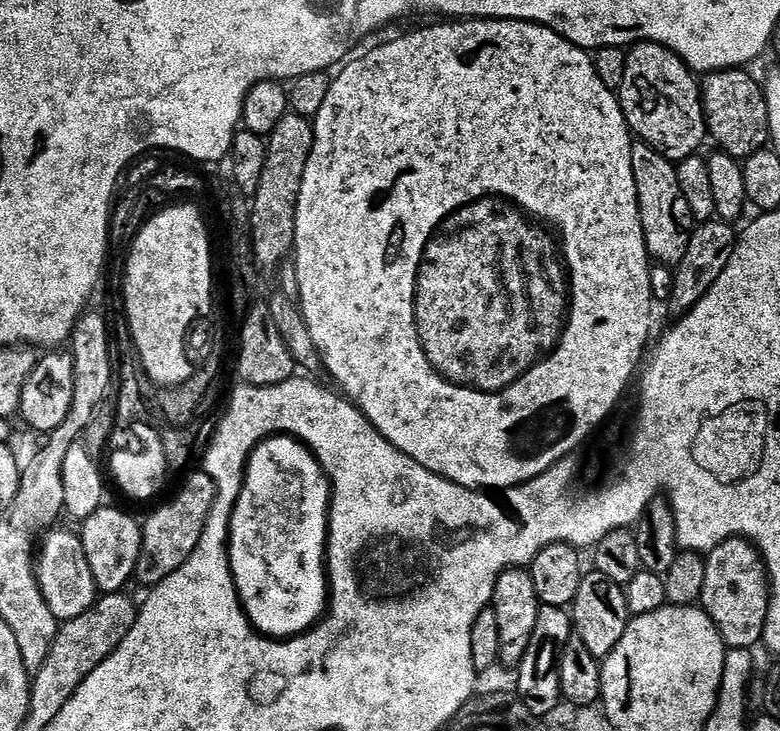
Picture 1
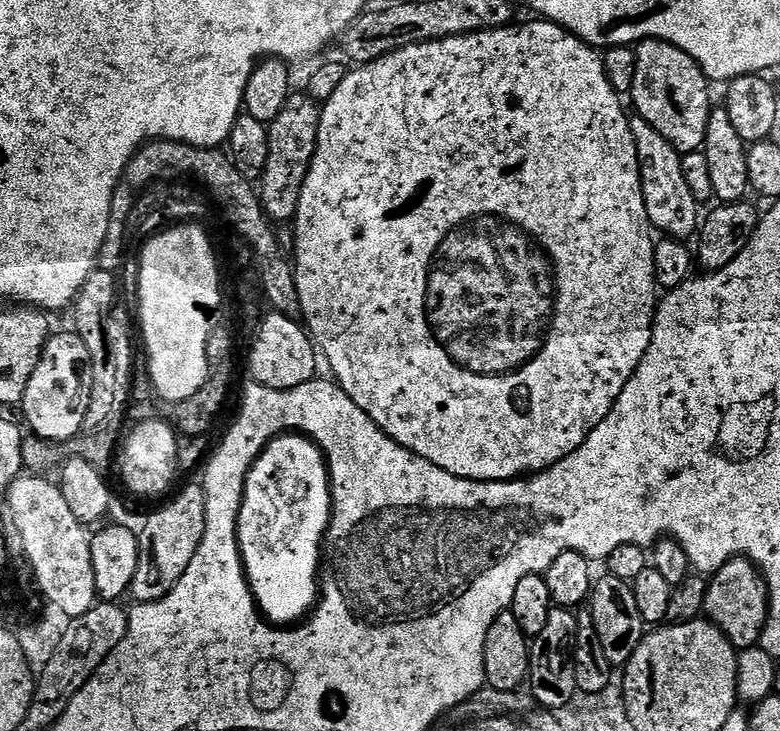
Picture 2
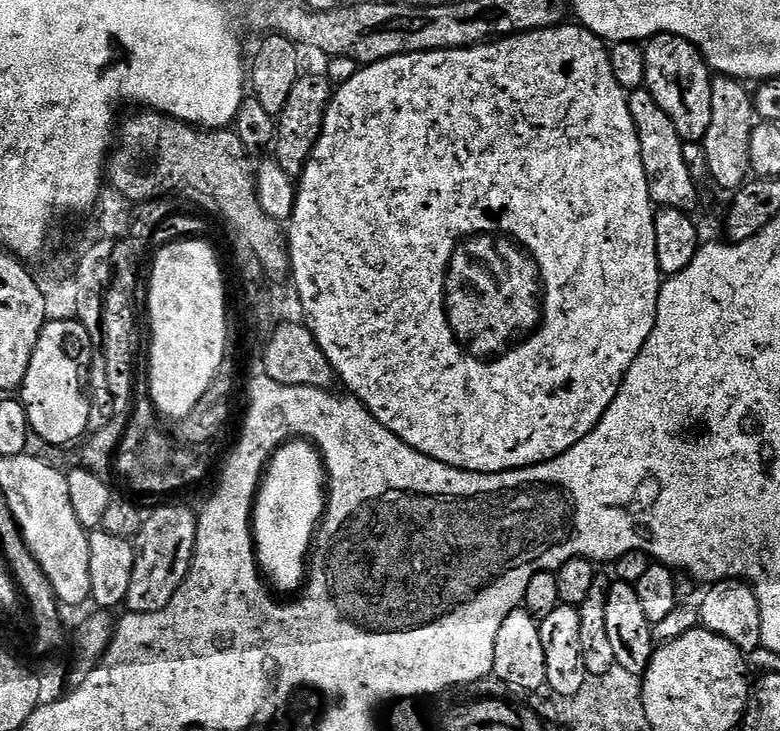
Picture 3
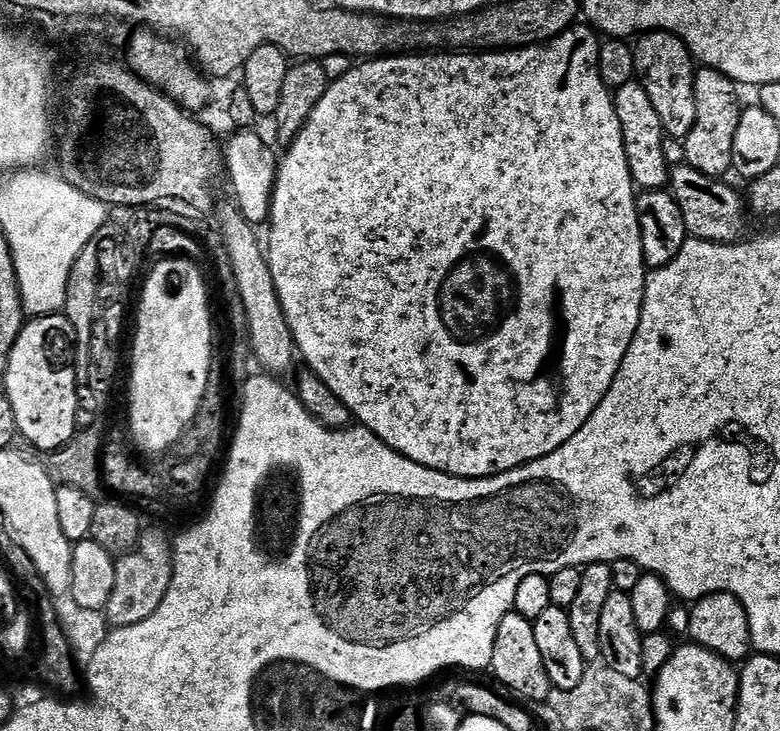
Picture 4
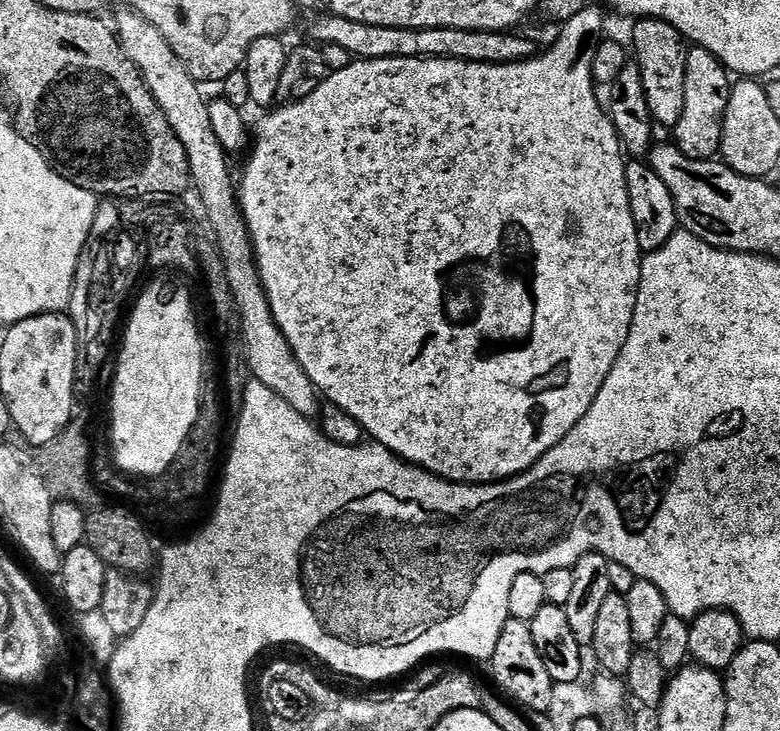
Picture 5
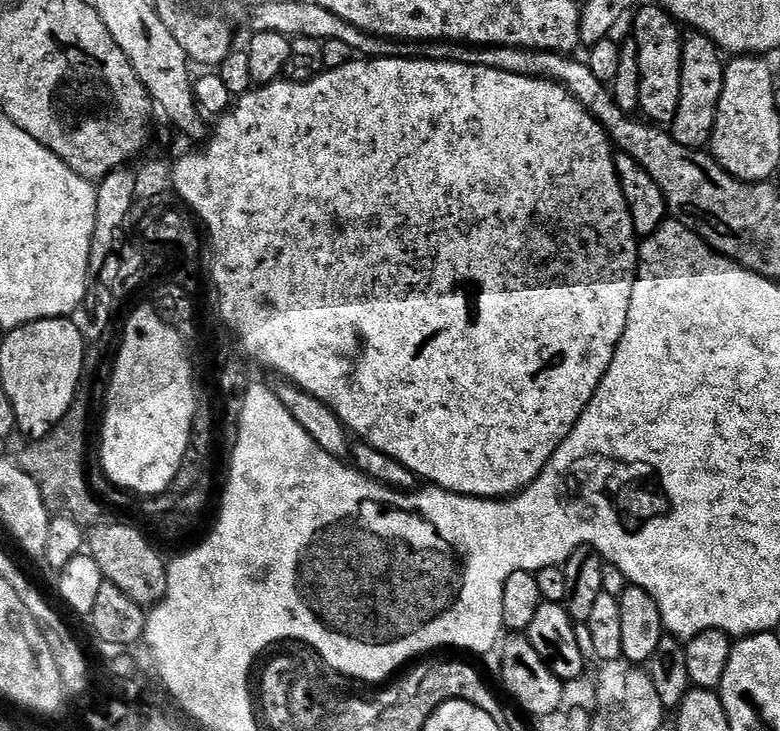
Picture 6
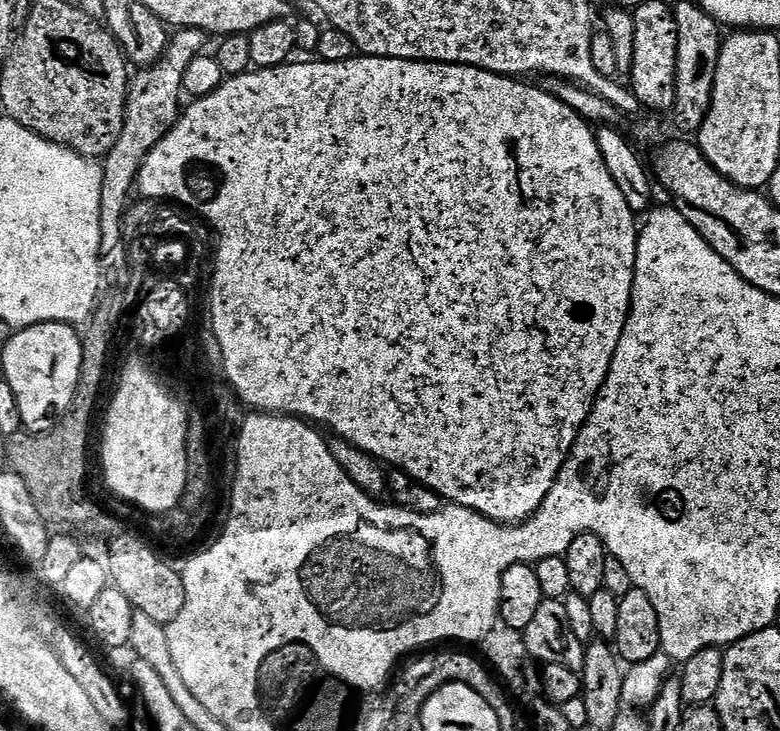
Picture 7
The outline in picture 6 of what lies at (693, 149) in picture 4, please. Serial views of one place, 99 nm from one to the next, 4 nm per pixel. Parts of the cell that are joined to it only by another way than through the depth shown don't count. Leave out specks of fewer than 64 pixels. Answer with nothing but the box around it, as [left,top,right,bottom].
[670,30,726,150]

